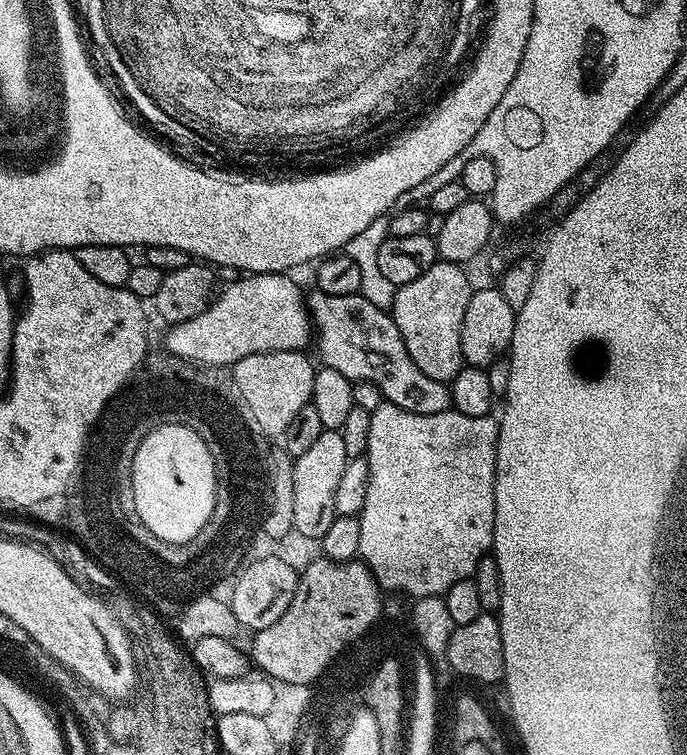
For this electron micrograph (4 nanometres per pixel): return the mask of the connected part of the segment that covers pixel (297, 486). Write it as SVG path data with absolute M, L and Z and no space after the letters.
M325 430L310 445L306 454L295 457L290 471L294 478L294 532L298 537L305 536L312 542L318 542L330 530L336 520L336 495L338 482L342 479L342 470L346 470L349 456L346 454L343 434L340 430Z

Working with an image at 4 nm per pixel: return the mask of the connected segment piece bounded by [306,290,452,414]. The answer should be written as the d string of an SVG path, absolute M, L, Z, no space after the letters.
M312 290L312 293L309 291L306 296L306 303L314 329L314 349L316 348L317 354L320 355L319 363L323 367L329 368L330 370L338 370L338 374L346 374L346 378L353 382L358 380L362 382L374 382L374 386L378 386L378 390L384 395L387 403L398 406L410 414L442 414L452 408L452 393L449 385L442 380L426 378L426 374L422 374L422 370L418 370L418 366L414 366L414 362L406 350L406 342L402 342L402 334L398 334L398 326L392 321L391 315L385 309L374 306L374 302L370 302L366 297L359 294L326 294L319 290Z

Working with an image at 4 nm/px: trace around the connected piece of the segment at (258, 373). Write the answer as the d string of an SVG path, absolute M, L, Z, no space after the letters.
M274 350L250 354L250 358L242 358L238 363L231 365L230 375L238 395L242 397L242 408L248 414L246 420L251 431L253 428L264 436L278 438L296 417L298 410L312 402L317 365L311 364L306 357L304 352Z

